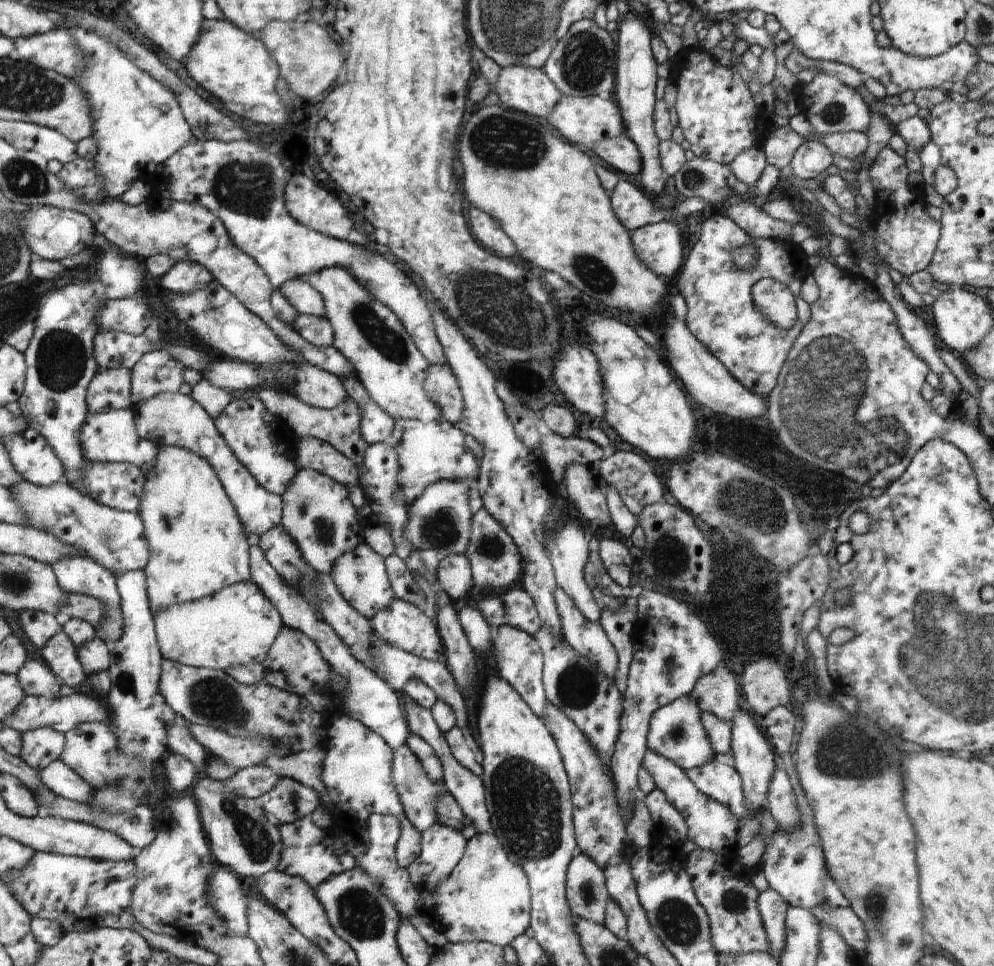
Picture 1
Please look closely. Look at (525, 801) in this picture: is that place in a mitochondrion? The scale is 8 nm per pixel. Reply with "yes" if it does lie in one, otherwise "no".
yes

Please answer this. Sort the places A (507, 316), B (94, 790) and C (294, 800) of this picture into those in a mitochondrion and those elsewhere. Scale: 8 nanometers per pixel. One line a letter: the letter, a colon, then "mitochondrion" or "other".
A: mitochondrion
B: other
C: other

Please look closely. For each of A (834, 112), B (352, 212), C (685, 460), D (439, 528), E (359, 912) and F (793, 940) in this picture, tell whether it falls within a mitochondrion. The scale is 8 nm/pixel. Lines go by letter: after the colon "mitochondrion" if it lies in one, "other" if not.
A: mitochondrion
B: other
C: other
D: mitochondrion
E: mitochondrion
F: other

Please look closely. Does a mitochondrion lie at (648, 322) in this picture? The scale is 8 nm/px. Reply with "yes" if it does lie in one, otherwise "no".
no

